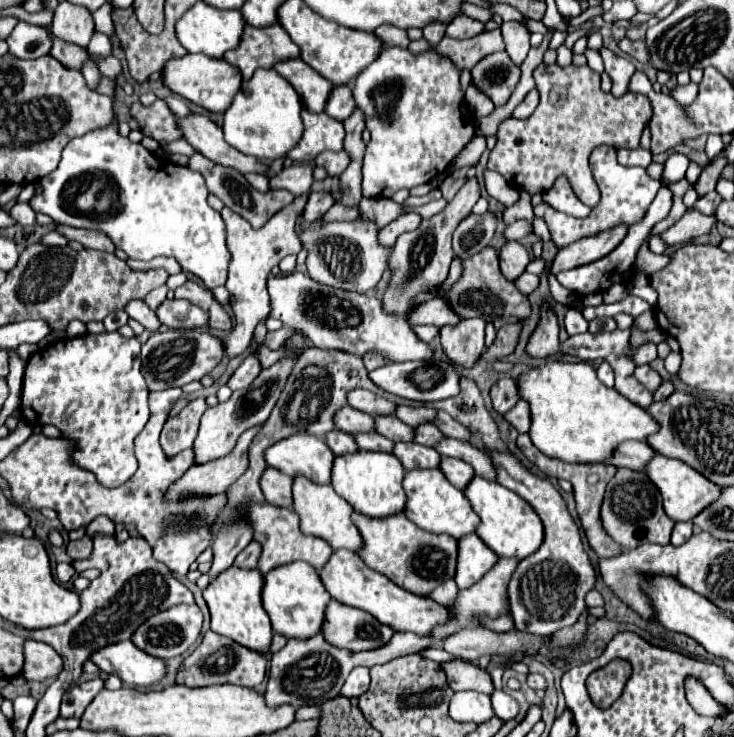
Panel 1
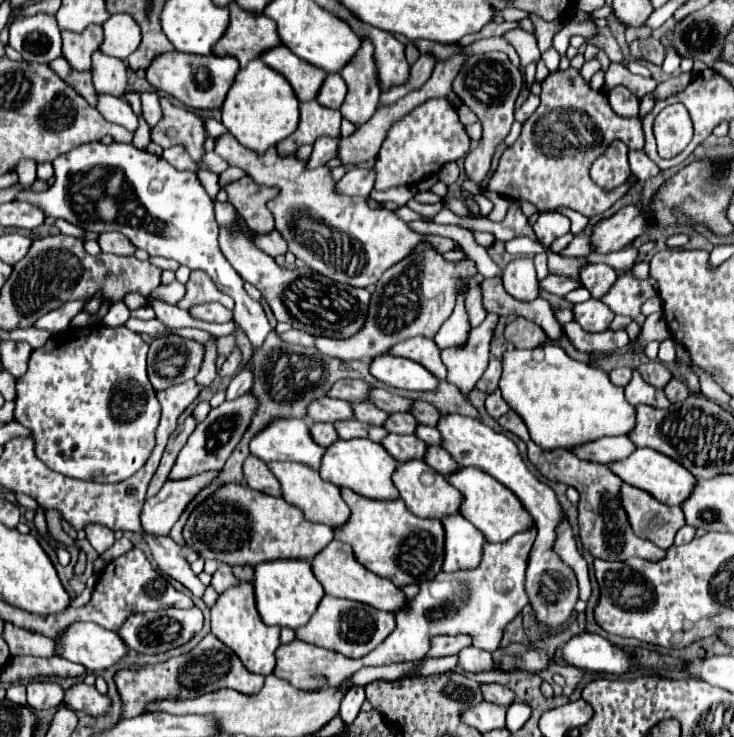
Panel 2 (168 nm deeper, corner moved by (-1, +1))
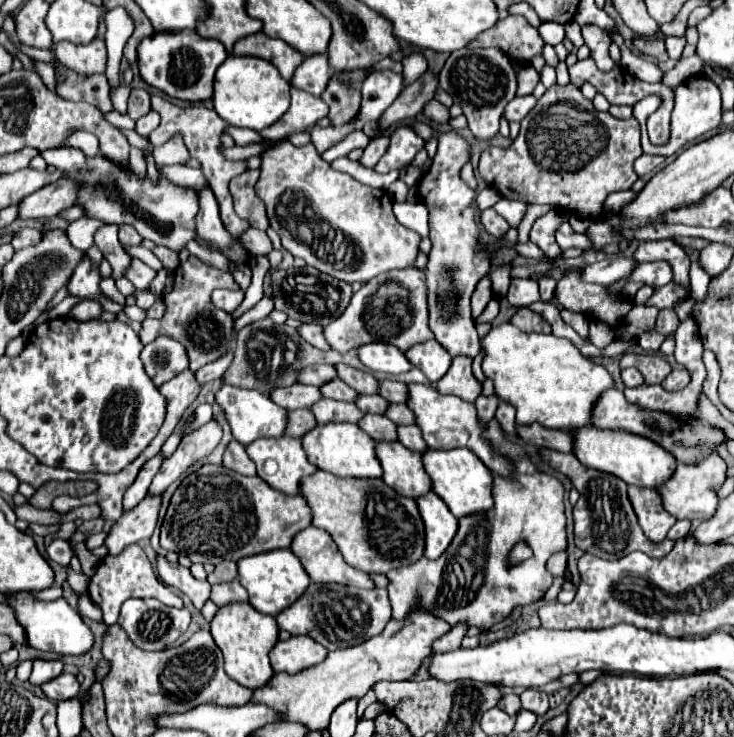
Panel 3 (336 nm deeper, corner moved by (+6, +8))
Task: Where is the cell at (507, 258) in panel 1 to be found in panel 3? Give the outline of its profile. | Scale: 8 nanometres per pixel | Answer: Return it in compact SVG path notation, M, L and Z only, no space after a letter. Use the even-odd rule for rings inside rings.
M512 279L506 299L514 307L526 307L534 301L538 301L538 283L534 279Z

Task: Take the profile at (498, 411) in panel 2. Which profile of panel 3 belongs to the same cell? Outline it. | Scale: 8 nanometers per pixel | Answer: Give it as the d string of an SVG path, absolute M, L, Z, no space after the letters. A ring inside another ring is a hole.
M480 395L480 397L474 401L474 405L476 405L476 411L478 411L480 419L482 419L484 423L488 423L488 419L492 419L492 417L494 417L494 413L496 413L498 397L496 397L496 395L492 395L492 397Z

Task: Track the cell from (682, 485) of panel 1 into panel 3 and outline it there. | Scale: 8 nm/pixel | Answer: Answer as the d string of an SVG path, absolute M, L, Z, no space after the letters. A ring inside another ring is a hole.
M596 427L576 429L576 455L580 463L584 463L586 467L612 473L620 477L624 483L636 487L658 489L676 471L676 459L672 459L672 455L668 455L668 451L664 451L658 443L622 431L600 431Z

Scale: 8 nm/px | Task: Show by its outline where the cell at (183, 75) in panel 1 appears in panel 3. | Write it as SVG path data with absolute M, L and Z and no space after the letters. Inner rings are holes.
M180 31L180 35L160 35L160 33L156 33L156 35L152 35L152 39L144 39L144 43L140 43L138 67L140 67L142 79L150 87L156 87L156 89L160 89L166 95L176 97L176 99L204 101L204 99L212 97L212 93L214 93L214 73L224 63L226 57L228 57L228 53L226 53L226 49L220 41L200 39L198 33L194 33L194 31Z

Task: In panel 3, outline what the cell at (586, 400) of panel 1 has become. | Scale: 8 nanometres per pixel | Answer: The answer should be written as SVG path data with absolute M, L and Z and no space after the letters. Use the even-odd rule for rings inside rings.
M510 323L494 327L484 339L486 357L482 371L494 381L494 391L516 409L518 425L540 423L548 429L592 427L592 409L598 397L616 387L612 375L588 357L582 357L570 341L542 333L522 333Z

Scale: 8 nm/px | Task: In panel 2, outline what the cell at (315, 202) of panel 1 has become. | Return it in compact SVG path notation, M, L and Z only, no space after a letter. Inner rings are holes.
M349 168L349 174L345 174L339 182L337 188L339 192L347 196L369 196L371 188L375 184L375 168Z

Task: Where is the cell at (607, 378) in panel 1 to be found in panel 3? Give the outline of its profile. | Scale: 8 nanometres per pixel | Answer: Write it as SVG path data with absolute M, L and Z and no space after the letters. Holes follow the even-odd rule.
M628 367L628 369L622 369L622 381L626 387L636 387L636 385L642 385L642 375L640 371L636 371L634 367Z

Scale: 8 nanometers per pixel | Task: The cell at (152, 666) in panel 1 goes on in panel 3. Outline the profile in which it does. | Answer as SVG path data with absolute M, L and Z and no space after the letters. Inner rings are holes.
M14 593L10 599L12 609L16 611L16 617L20 617L20 623L26 629L28 635L28 645L40 651L54 651L60 655L84 655L92 649L94 645L94 633L92 629L84 623L84 619L64 601L38 601L30 593Z

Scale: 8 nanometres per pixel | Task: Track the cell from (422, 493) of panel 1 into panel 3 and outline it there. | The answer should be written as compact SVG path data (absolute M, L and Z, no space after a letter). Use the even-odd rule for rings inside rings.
M378 443L378 459L382 463L384 469L384 483L388 487L392 487L398 495L402 497L410 497L410 499L418 499L426 493L432 491L432 479L428 479L428 473L422 465L422 455L414 453L410 449L406 449L402 443Z

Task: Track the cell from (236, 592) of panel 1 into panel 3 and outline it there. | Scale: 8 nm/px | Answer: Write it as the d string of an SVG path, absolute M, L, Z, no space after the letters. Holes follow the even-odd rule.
M230 603L218 609L210 625L212 637L224 653L224 669L228 671L228 675L250 689L268 683L270 675L274 673L268 661L268 651L278 641L276 619L270 615L260 615L250 603Z

